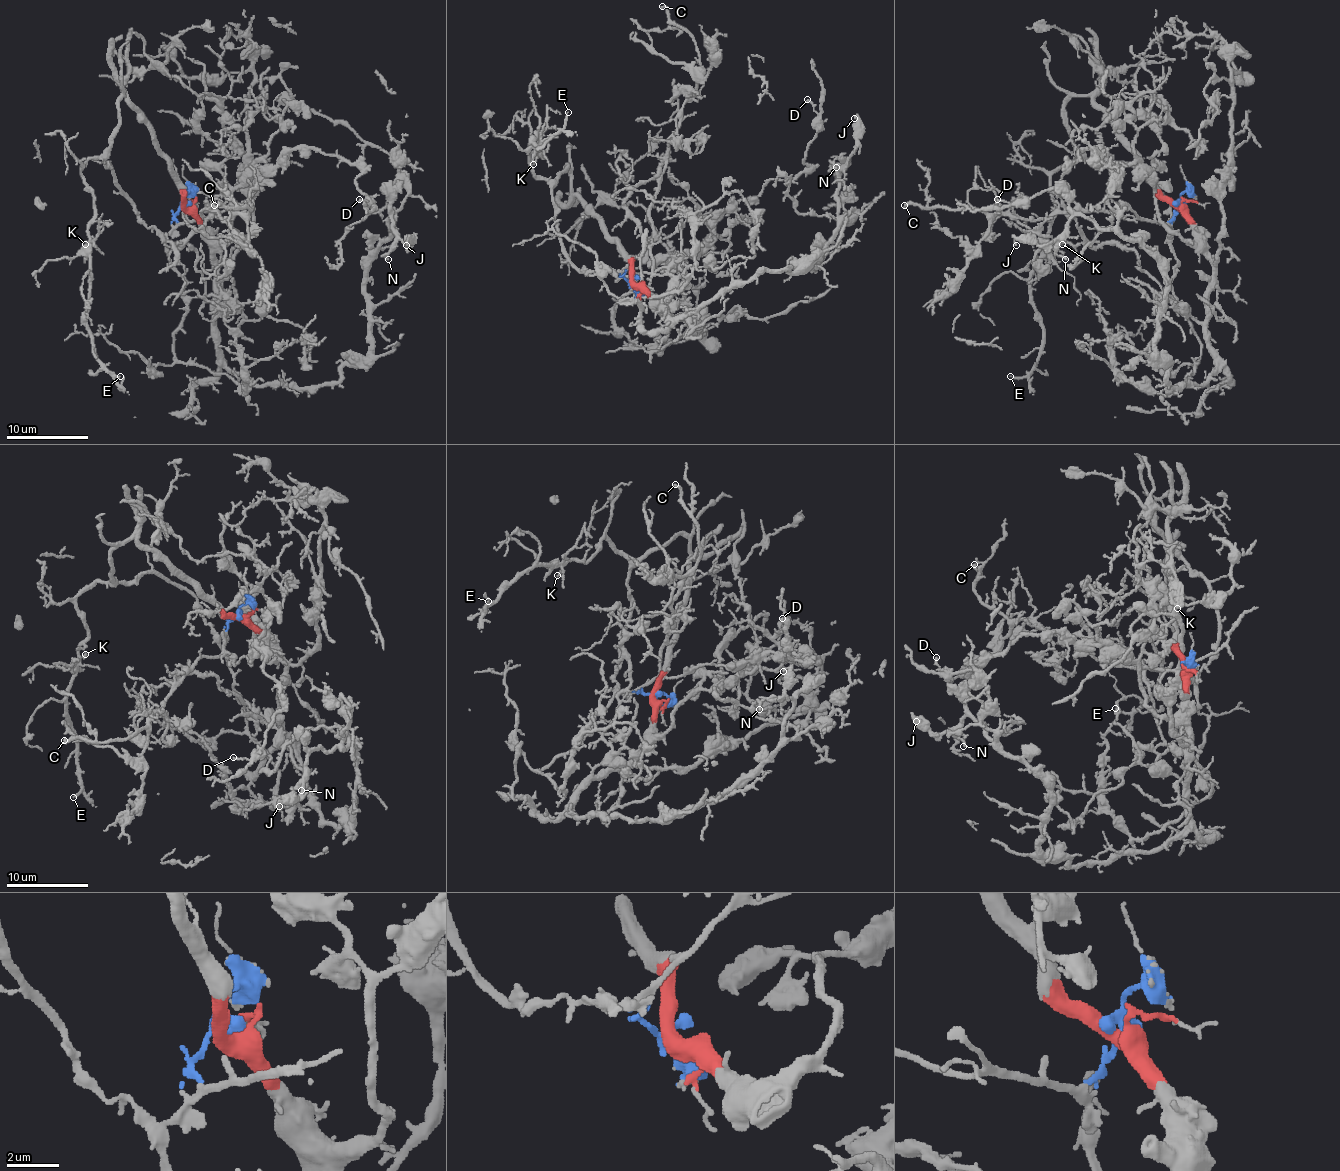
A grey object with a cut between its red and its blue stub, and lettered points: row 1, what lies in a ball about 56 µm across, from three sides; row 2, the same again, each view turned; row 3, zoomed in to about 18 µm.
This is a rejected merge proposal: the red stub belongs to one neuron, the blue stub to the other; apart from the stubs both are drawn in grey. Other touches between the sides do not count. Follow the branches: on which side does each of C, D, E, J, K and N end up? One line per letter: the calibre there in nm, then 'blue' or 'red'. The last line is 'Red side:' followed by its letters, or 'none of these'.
C: 200 nm | blue
D: 160 nm | red
E: 130 nm | blue
J: 130 nm | red
K: 140 nm | blue
N: 130 nm | red
Red side: D, J, N

